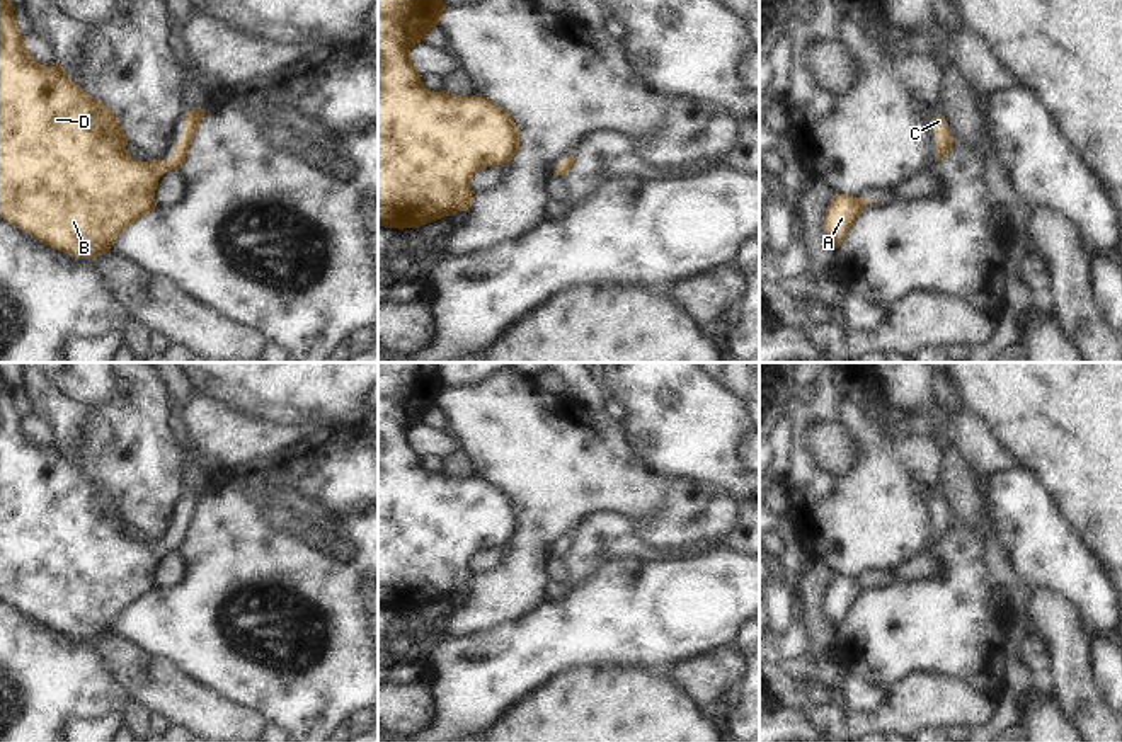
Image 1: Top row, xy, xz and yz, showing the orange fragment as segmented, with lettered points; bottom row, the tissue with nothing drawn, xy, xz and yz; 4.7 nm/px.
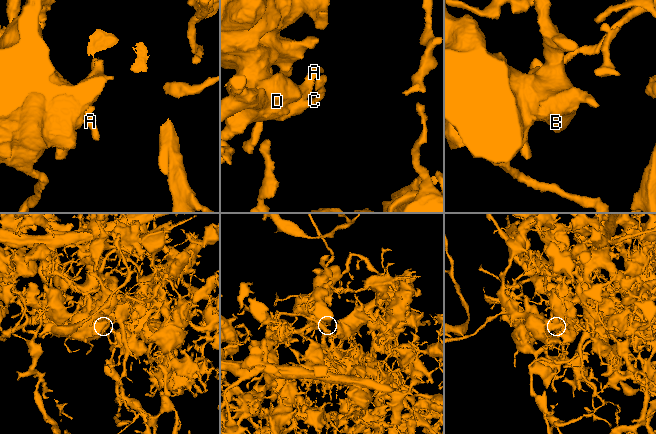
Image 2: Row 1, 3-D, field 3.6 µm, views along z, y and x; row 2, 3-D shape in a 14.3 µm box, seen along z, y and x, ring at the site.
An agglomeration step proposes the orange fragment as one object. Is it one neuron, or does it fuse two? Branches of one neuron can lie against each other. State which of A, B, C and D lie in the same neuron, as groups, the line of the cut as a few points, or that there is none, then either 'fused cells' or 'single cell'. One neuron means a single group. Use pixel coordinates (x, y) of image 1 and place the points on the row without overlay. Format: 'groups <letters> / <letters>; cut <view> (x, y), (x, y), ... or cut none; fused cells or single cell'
groups A B C D; cut none; single cell

